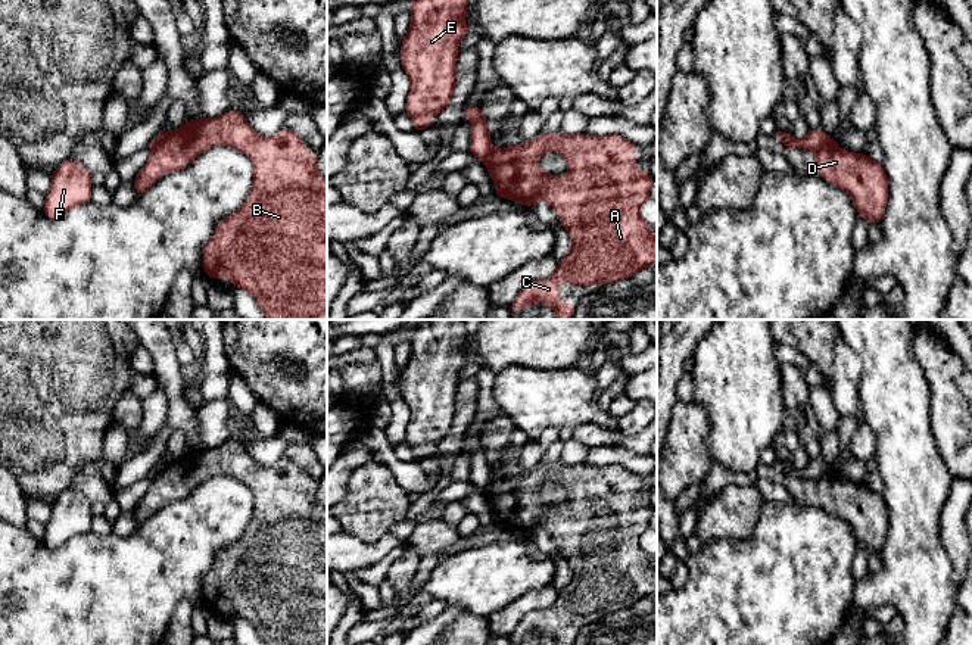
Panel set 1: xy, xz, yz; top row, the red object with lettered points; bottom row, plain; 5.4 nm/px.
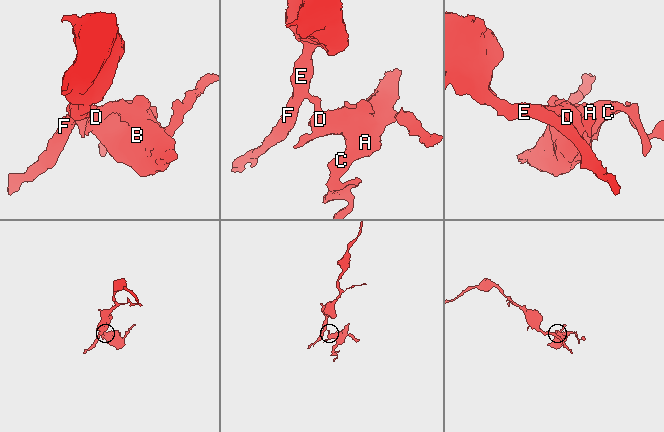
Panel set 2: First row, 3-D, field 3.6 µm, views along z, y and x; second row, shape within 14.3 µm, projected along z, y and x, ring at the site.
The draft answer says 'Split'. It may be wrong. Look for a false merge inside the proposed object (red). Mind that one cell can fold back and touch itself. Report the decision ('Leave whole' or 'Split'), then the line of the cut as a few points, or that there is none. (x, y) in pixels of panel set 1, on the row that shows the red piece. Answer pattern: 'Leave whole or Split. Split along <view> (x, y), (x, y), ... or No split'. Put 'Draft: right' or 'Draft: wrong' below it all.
Split. Split along yz (828, 137), (816, 152)
Draft: right

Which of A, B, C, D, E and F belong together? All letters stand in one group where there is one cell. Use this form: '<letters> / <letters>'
A B C D / E F

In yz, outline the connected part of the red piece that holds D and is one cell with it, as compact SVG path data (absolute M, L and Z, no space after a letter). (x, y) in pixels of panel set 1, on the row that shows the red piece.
M837 138L826 140L816 152L817 177L850 194L857 214L869 224L882 219L888 202L888 178L881 163L863 152L853 153L837 146Z

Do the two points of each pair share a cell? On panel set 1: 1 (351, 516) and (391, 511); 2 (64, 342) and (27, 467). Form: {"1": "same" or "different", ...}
{"1": "same", "2": "same"}

